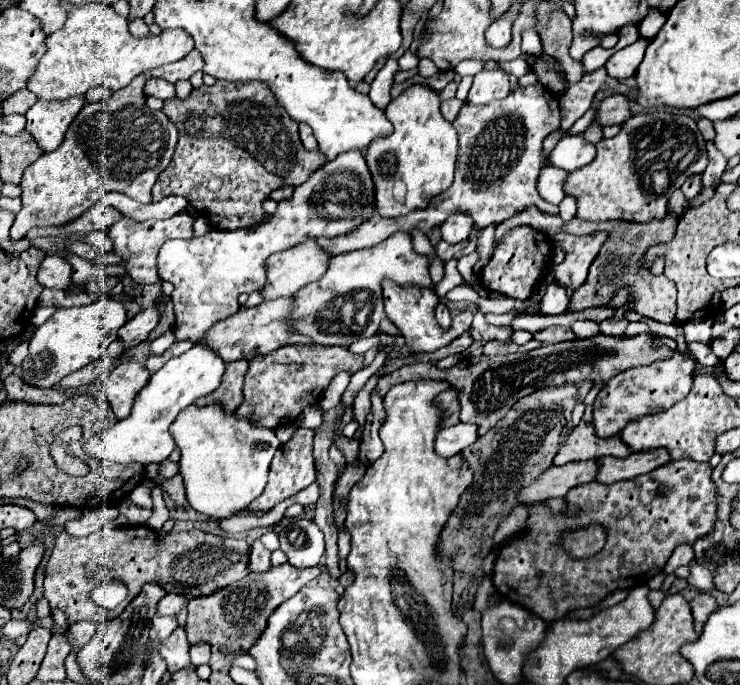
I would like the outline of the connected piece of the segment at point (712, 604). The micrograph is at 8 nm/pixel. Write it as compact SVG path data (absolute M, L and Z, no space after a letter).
M698 594L696 598L690 600L690 608L692 608L692 616L694 616L694 628L700 634L704 622L718 608L718 604L710 594Z

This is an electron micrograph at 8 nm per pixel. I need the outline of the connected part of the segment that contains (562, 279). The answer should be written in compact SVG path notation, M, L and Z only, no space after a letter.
M596 232L588 236L576 236L567 233L556 233L550 236L555 247L565 251L562 264L554 268L556 282L564 288L580 288L586 282L588 268L596 258L600 246L606 242L606 232Z

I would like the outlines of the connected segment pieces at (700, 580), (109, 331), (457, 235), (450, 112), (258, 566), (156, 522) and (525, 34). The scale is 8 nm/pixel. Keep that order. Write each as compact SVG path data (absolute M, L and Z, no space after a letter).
M690 562L690 574L686 578L688 584L692 584L698 590L712 590L714 588L712 578L714 578L714 572L710 572L708 568L704 568L702 564Z
M100 296L88 306L58 308L30 340L28 356L22 362L20 378L38 388L54 388L64 376L98 360L110 342L118 338L120 326L126 322L126 308L112 296Z
M454 212L448 216L448 220L442 224L440 232L442 232L442 240L446 240L448 244L458 244L468 240L472 230L472 222L468 214L462 212Z
M452 98L452 100L446 100L446 102L442 102L442 106L440 106L440 112L442 112L442 116L444 116L448 122L452 122L452 120L458 116L458 110L460 110L460 106L462 106L462 102L460 102L460 100L456 100L456 98Z
M256 540L252 544L252 550L250 550L250 564L248 564L250 572L264 572L264 570L268 570L272 566L270 564L270 554L272 552L260 540Z
M155 487L152 489L151 498L153 501L152 516L148 518L146 526L148 526L148 528L154 528L154 530L158 532L169 518L169 510L166 507L163 492L160 488Z
M524 30L522 32L521 50L523 54L534 56L542 55L542 45L539 35L533 30Z

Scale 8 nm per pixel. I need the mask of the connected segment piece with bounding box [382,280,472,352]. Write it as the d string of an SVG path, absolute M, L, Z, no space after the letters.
M382 280L382 296L384 296L386 316L390 318L390 322L396 324L396 328L400 330L406 346L412 352L434 352L434 350L450 344L452 340L456 340L458 336L462 336L472 324L472 312L464 310L464 314L458 314L453 318L451 328L442 330L434 320L434 308L436 308L434 300L436 300L436 296L430 288L418 288L416 284L400 286L400 284L394 284L392 280Z

